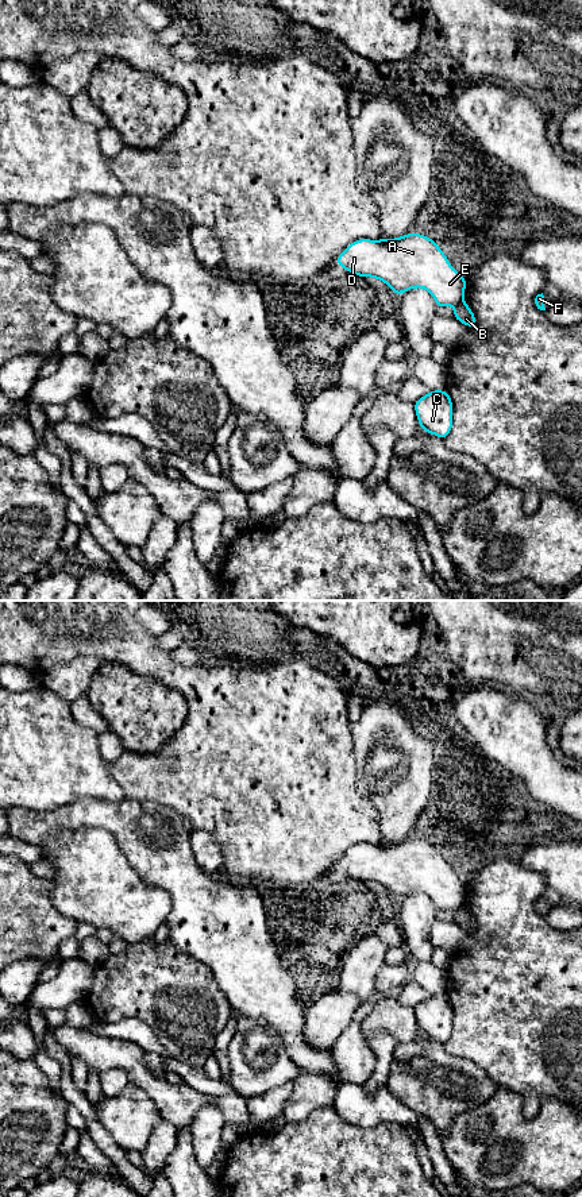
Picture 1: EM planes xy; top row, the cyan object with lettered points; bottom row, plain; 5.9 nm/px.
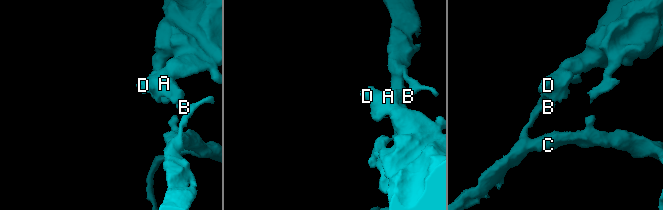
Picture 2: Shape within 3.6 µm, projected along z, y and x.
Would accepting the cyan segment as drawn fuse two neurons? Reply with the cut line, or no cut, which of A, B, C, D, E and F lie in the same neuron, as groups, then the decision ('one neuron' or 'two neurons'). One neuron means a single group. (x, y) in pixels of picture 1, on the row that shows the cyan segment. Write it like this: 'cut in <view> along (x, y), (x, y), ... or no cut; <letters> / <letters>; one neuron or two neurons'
cut in xy along (462, 300), (455, 305); A D E / B C F; two neurons

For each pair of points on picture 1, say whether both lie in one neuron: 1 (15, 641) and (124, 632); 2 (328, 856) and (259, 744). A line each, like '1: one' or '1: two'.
1: one
2: one

